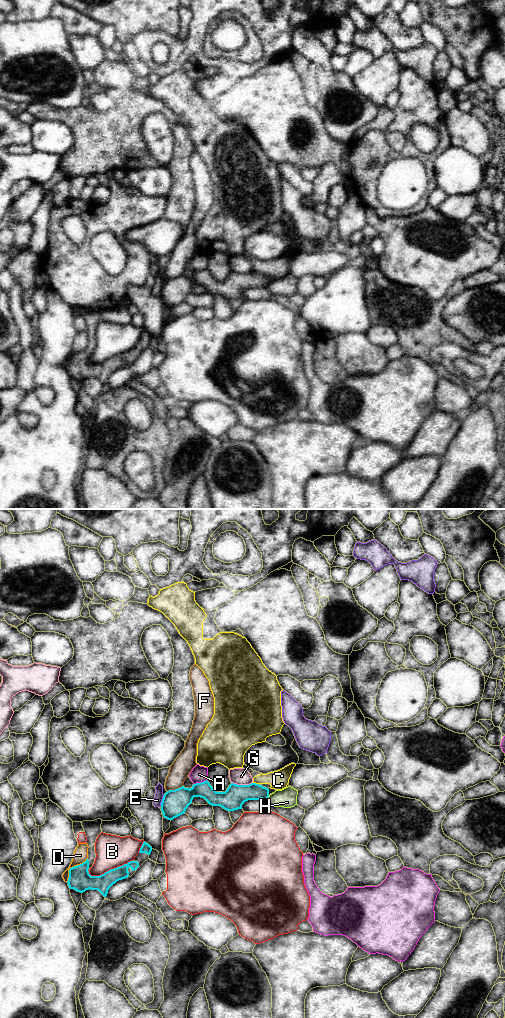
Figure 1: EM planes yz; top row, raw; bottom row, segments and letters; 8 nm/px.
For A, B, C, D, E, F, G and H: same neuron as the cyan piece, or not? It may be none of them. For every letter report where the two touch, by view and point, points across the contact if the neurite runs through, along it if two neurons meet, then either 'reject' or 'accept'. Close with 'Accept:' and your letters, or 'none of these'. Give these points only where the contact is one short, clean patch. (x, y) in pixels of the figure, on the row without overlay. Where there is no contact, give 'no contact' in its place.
A: meets cyan in yz at (201, 270); reject
B: meets cyan in yz at (109, 358); reject
C: meets cyan in yz at (255, 271); reject
D: meets cyan in yz at (72, 355); reject
E: meets cyan in yz at (162, 288); reject
F: meets cyan in yz at (175, 277); reject
G: meets cyan in yz at (242, 273); reject
H: meets cyan in yz at (268, 284); runs through yz (237, 282), (263, 282), (268, 284), (287, 285); accept
Accept: H

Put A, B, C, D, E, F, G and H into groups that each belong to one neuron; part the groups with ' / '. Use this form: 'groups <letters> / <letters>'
groups A / B / C / D / E / F / G / H

